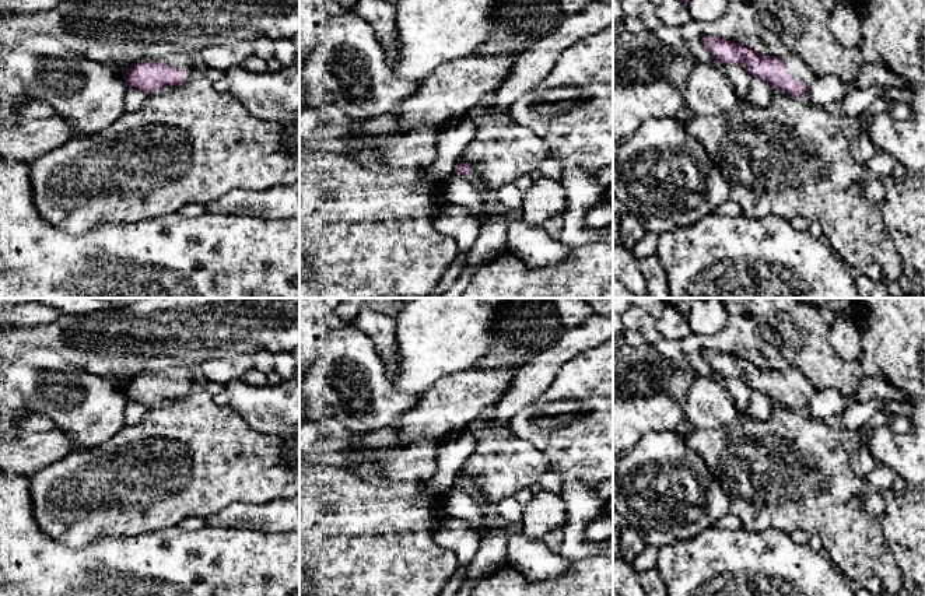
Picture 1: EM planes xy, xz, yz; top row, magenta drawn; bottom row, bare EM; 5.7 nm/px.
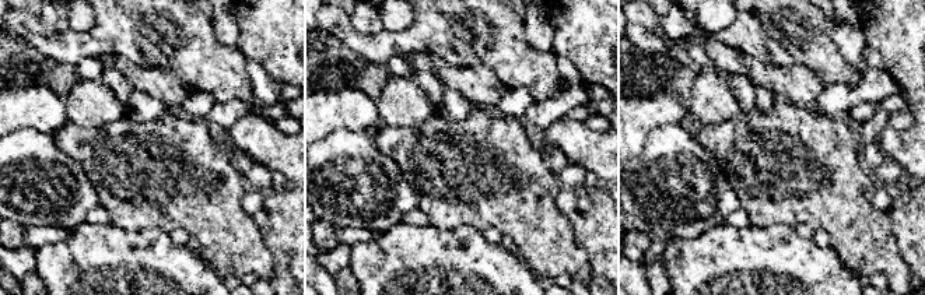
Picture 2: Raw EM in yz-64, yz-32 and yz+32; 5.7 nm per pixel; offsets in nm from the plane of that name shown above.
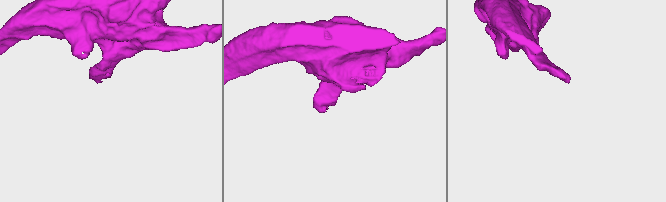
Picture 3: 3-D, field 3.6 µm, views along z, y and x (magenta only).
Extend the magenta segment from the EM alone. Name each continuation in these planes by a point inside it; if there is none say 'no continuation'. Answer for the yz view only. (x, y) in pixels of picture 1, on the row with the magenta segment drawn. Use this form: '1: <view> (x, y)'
1: yz (798, 70)

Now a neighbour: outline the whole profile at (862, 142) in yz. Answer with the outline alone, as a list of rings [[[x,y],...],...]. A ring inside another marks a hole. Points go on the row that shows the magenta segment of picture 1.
[[[854,133],[852,139],[854,139],[854,144],[861,151],[861,155],[866,158],[866,161],[869,161],[876,154],[877,148],[866,134]]]

